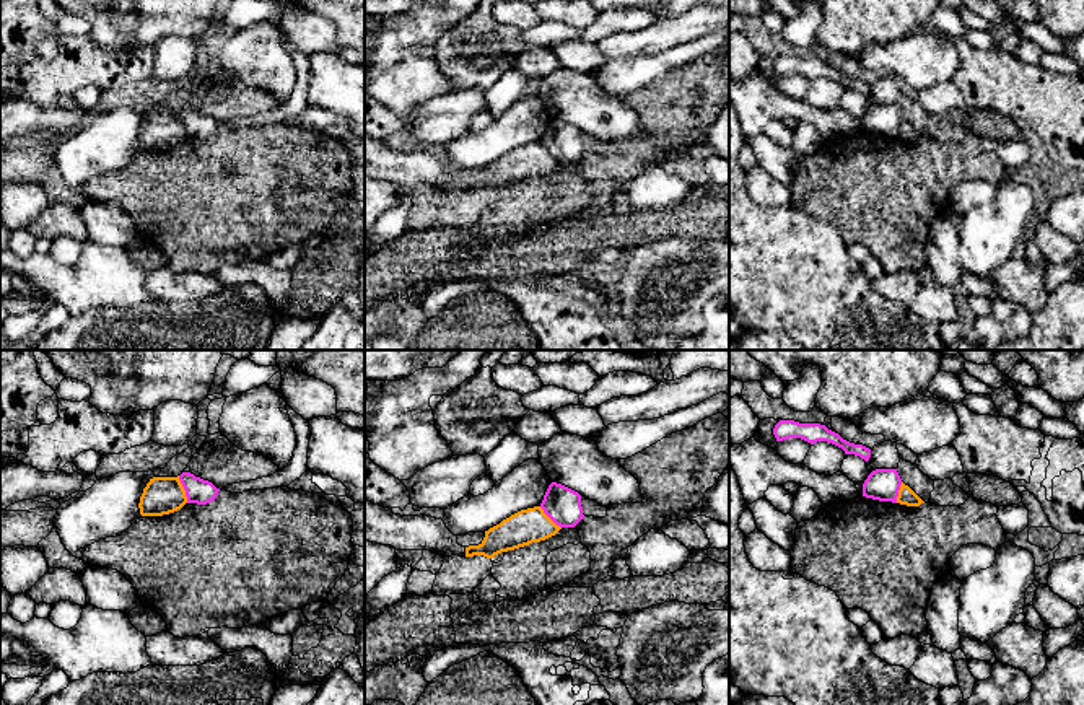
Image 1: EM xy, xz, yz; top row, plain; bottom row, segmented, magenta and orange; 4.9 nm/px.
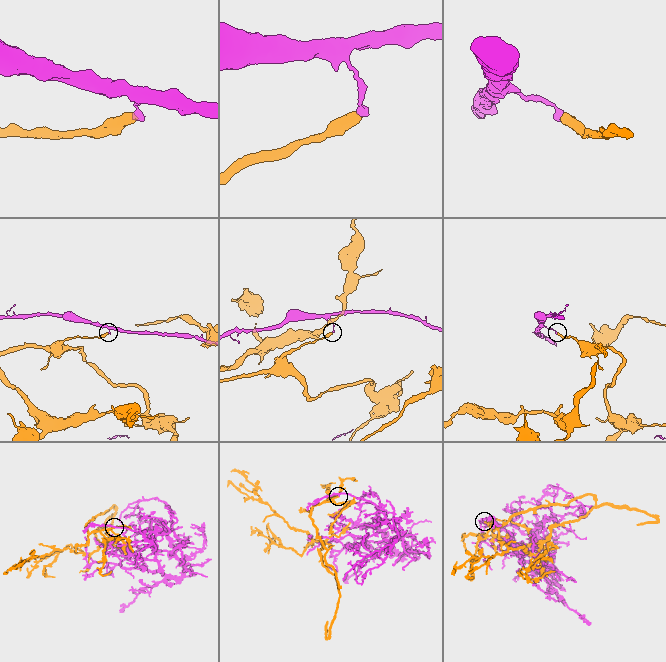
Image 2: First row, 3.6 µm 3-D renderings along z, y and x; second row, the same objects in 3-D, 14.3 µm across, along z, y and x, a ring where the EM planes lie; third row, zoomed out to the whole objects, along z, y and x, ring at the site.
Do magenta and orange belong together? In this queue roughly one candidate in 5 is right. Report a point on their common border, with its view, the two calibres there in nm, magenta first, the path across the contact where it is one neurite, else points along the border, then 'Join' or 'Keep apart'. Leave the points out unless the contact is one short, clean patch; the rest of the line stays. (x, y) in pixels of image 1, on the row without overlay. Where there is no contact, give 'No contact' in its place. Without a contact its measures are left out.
Touches magenta at xy (184, 124). Thickness 130 nm (magenta) against 190 nm. Boundary: xy (178, 111), (187, 137). Keep apart

